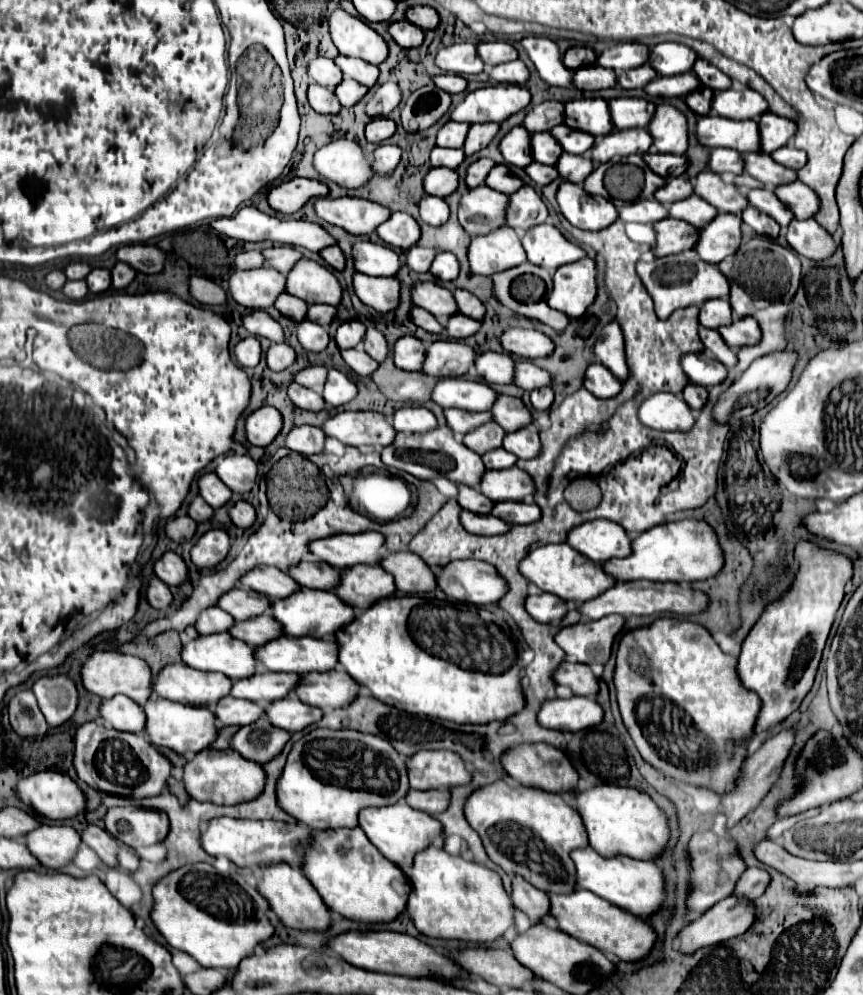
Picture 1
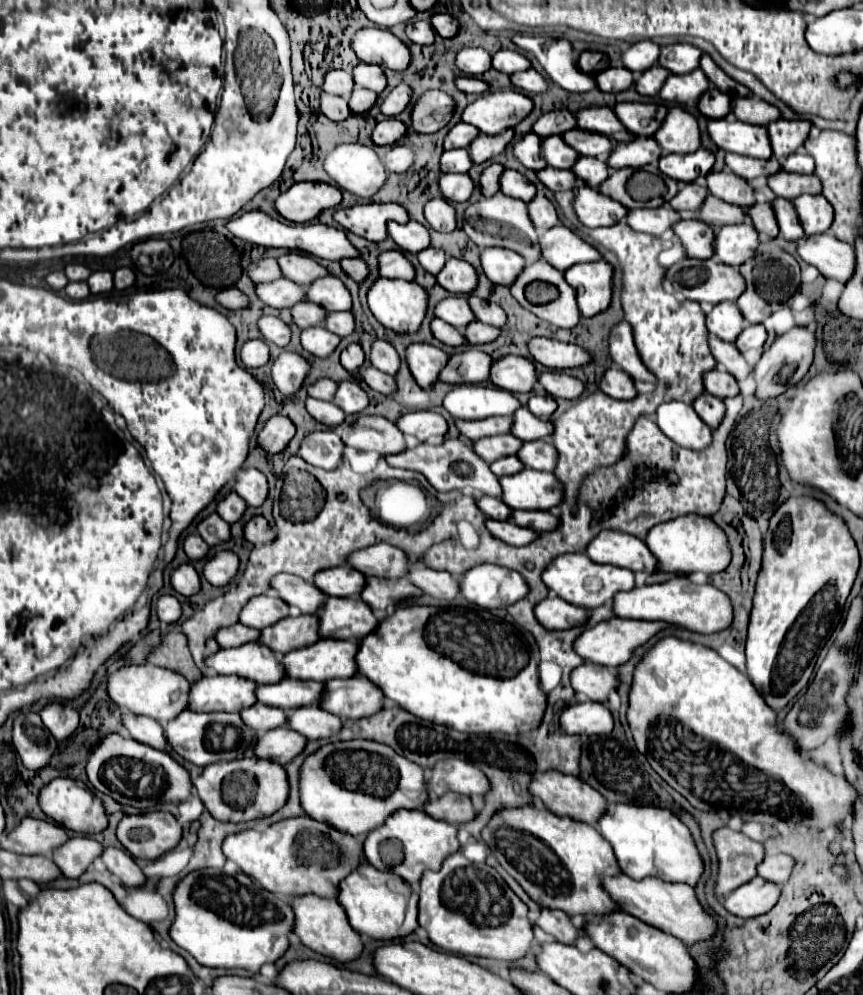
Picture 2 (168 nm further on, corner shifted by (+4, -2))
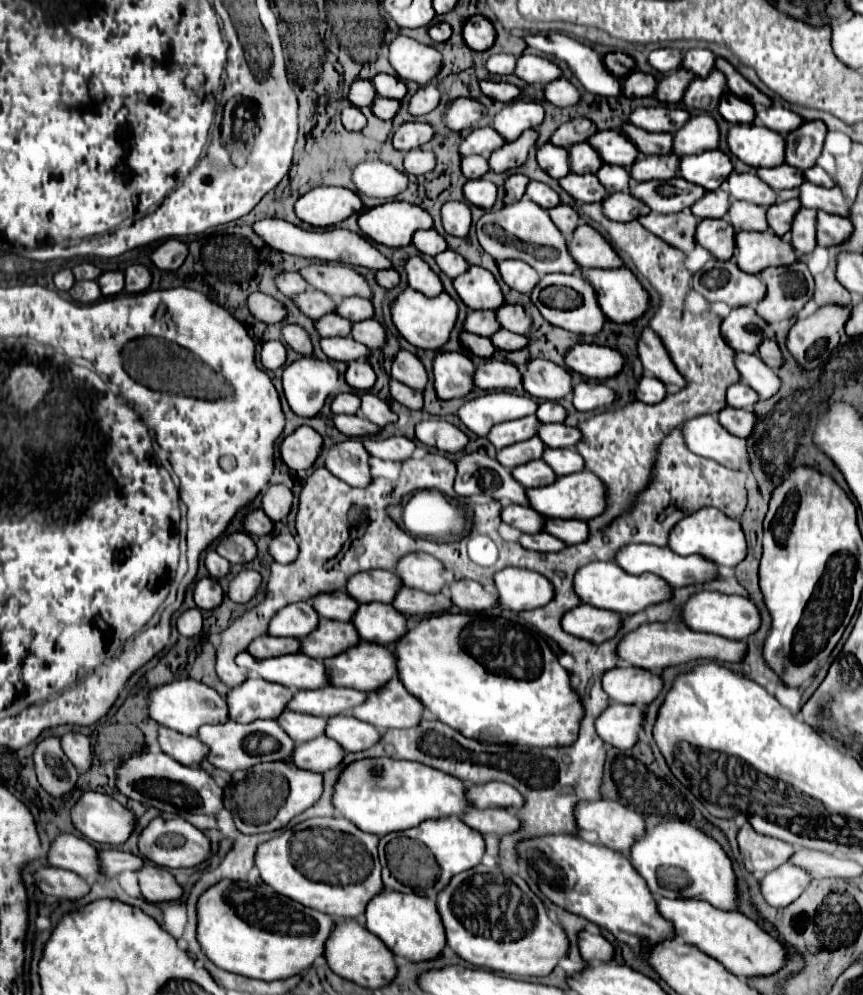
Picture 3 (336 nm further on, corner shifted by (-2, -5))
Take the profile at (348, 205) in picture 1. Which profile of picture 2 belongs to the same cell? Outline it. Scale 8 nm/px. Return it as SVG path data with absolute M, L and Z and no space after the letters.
M367 203L353 205L347 209L337 209L333 219L347 231L367 239L367 241L383 241L387 237L387 221L405 223L409 219L407 211L397 203Z

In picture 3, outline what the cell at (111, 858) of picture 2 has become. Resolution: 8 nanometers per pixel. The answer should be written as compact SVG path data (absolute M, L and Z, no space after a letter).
M147 864L139 870L139 886L143 892L143 898L147 902L173 902L183 896L183 888L175 880L175 876L161 866Z

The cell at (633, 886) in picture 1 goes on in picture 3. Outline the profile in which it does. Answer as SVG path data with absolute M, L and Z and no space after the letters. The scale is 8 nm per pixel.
M659 900L659 912L667 920L675 922L677 938L697 946L707 956L719 960L729 972L739 978L759 978L777 974L789 956L789 948L767 934L753 918L741 912L725 912L713 908L709 902L703 900Z

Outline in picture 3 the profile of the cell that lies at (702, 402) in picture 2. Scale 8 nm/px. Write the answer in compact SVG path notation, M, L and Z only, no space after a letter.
M725 408L725 410L719 412L719 422L731 434L735 434L739 438L749 438L753 434L753 430L755 430L757 416L753 416L753 410Z

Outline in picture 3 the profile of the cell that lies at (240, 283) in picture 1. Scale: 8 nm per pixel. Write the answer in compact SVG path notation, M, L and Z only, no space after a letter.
M309 288L307 292L301 292L301 294L293 296L293 300L301 308L301 312L307 314L309 318L313 318L313 320L319 320L321 316L333 314L335 308L337 308L337 304L335 304L333 298L325 296L323 292L319 292L315 288Z

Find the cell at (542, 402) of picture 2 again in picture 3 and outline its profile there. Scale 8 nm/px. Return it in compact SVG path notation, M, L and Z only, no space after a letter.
M543 402L537 410L537 418L545 424L545 422L565 422L567 412L559 402Z

